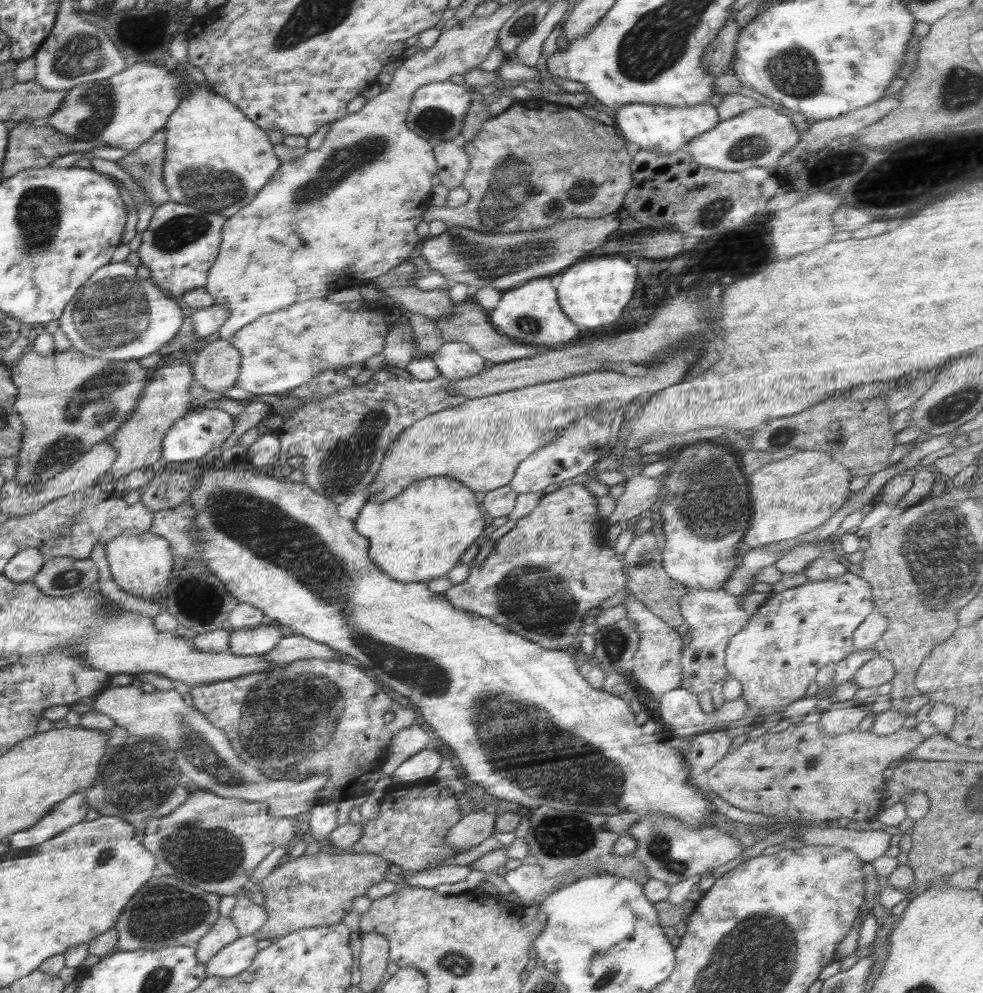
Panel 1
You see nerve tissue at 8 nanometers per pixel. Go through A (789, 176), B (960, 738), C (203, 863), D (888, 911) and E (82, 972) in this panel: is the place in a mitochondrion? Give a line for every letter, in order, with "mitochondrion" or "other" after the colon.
A: other
B: other
C: mitochondrion
D: other
E: other

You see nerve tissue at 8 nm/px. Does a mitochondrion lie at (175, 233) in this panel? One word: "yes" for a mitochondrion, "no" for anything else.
yes

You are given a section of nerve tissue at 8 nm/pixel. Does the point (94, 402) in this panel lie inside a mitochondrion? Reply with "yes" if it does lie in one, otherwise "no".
yes

